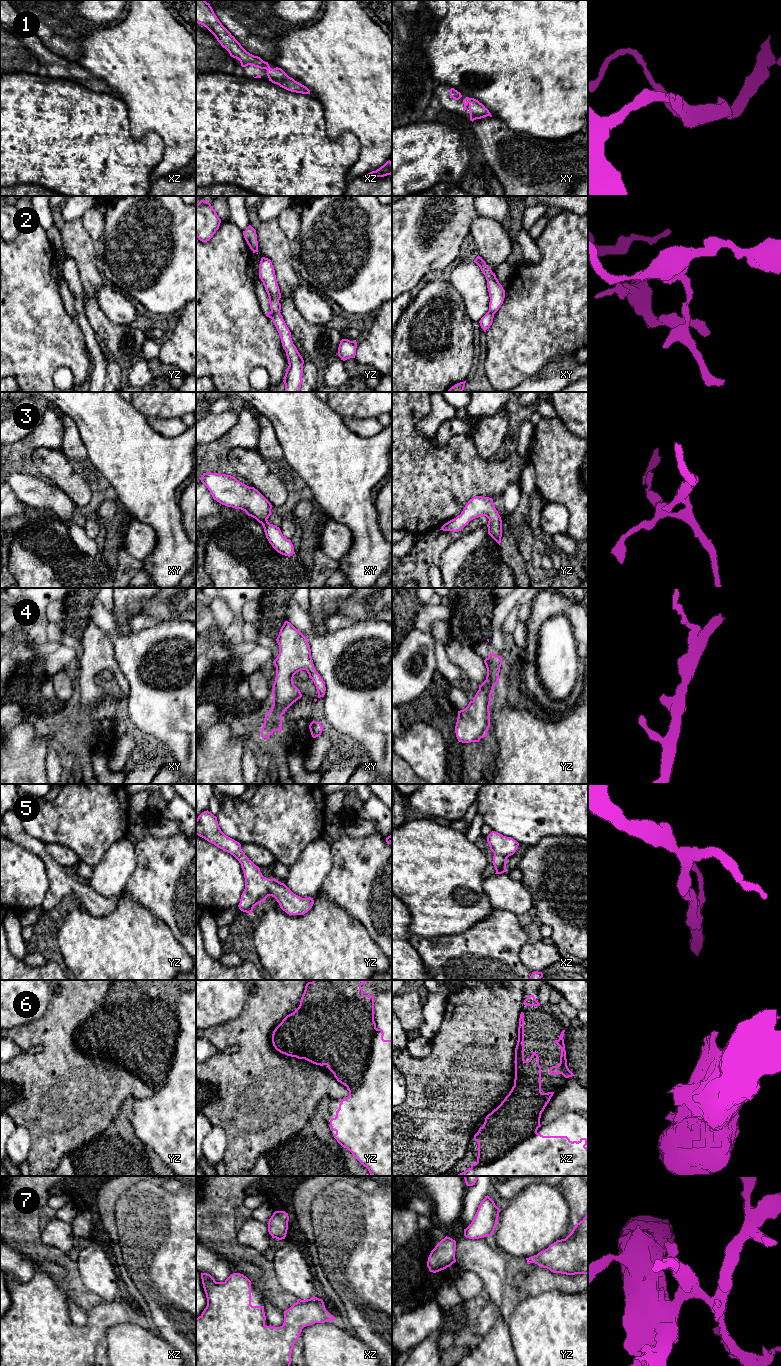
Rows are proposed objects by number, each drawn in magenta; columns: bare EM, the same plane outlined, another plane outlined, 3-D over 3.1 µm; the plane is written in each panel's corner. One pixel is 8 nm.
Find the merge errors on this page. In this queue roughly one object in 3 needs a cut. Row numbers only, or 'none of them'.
2, 6

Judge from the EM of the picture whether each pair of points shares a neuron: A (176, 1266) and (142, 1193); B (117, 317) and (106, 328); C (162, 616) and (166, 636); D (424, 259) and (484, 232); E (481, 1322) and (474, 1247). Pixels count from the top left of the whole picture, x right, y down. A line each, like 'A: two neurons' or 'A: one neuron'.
A: one neuron
B: two neurons
C: two neurons
D: two neurons
E: two neurons

